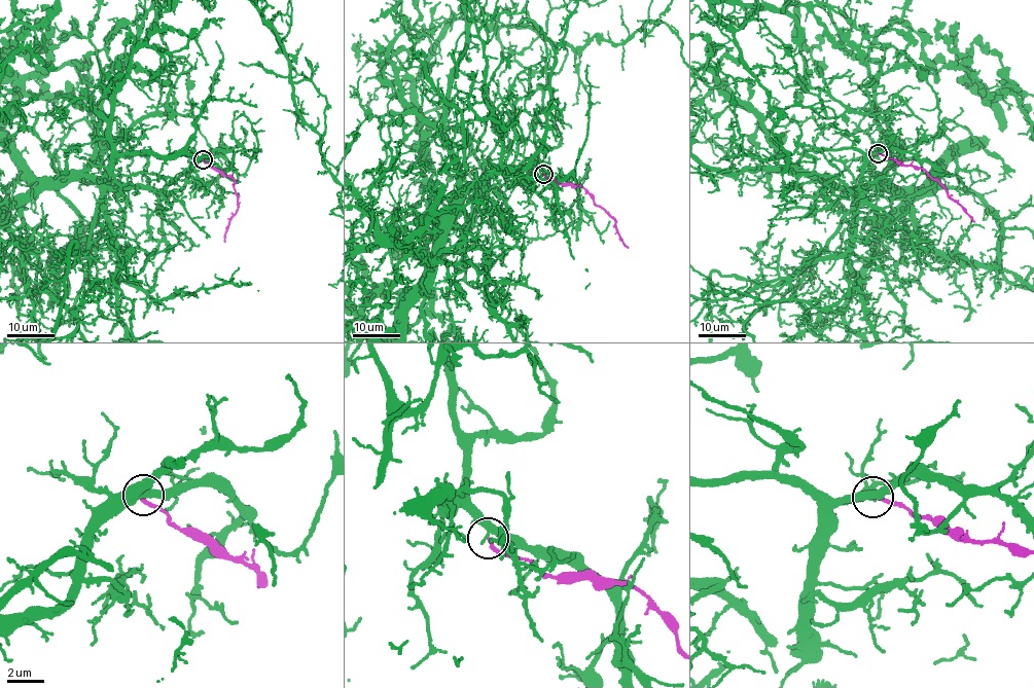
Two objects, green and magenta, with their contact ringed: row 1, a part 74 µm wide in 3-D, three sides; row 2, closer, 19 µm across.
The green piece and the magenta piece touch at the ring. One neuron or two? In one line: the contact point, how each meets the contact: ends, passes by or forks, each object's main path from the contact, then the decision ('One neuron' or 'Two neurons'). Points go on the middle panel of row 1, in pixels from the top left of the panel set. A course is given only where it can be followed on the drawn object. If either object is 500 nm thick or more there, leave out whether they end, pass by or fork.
Place: (543, 174). At the ring green passes by. At the ring magenta ends. Course of green: (543, 173), (532, 161), (469, 187), (458, 110), (417, 58), (439, 53), (459, 134), (443, 189), (486, 282). Course of magenta: (543, 174), (560, 184), (581, 186), (594, 203), (613, 218), (616, 229), (629, 248). Two neurons

